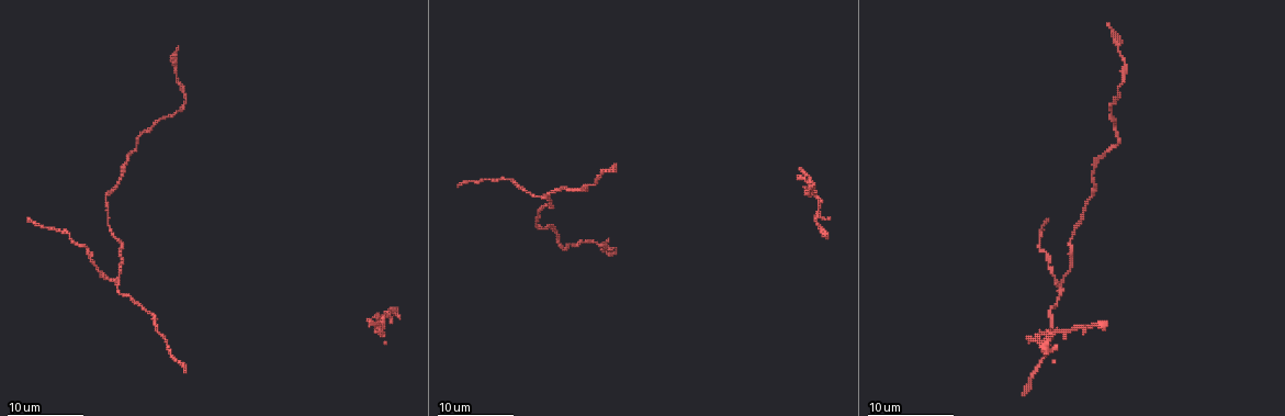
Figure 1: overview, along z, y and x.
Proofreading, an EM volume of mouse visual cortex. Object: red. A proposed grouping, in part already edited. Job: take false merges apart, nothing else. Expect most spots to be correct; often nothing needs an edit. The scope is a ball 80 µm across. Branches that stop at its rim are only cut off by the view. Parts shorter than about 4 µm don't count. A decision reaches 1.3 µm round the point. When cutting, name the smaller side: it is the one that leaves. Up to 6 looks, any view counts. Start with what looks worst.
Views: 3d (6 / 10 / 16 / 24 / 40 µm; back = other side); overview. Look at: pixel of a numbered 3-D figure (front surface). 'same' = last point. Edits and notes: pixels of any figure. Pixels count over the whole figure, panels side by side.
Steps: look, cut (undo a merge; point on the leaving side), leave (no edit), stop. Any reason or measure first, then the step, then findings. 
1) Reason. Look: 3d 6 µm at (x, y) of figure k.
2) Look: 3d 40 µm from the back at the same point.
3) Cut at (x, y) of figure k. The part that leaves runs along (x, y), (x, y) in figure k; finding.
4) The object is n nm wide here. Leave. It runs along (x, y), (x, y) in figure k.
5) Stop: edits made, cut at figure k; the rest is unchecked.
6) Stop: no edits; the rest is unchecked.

Three arms meet. Look: 3d 10 µm at (546, 199) of figure 1.

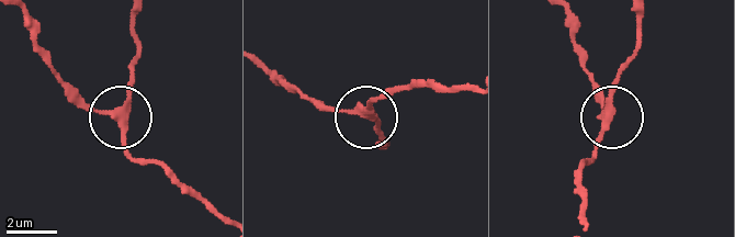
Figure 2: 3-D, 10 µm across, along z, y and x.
3 arms meet here. Leave. It runs along (436, 90), (406, 83), (381, 92), (362, 115), (302, 97) in figure 2; continuous, no second cell.

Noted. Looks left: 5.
Calibre changes. Look: 3d 6 µm at (173, 65) of figure 1.

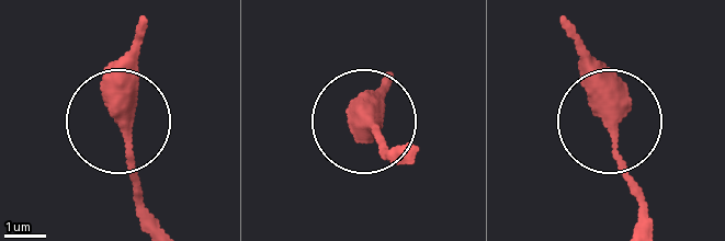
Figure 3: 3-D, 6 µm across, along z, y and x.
Look: 3d 6 µm from the back at (371, 124) of figure 3.

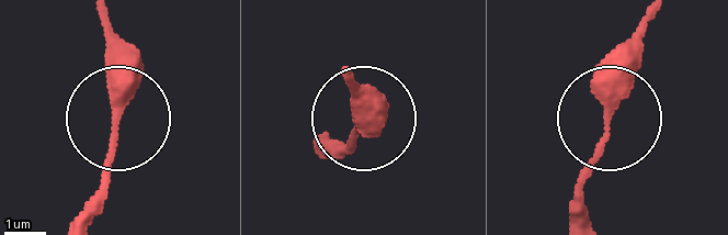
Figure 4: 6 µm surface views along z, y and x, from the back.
The object is 320 nm wide here. Leave. It runs along (71, 221), (102, 178), (120, 115), (110, 24) in figure 4; all the same cell.

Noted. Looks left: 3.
Look: 3d 6 µm at (555, 236) of figure 1.

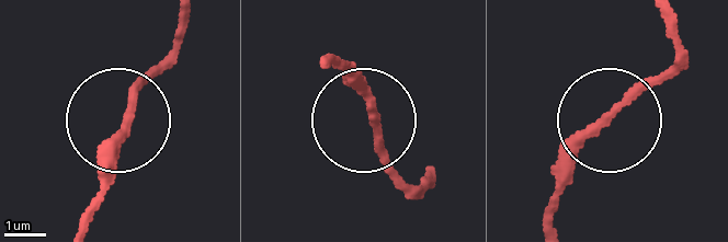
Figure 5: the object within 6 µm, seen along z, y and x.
The object is 220 nm wide here. Leave. It runs along (81, 222), (129, 93), (165, 58) in figure 5; continuous, no second cell.

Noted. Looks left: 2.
Stop: no edits; the rest is unchecked.

